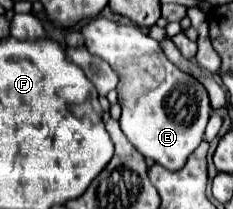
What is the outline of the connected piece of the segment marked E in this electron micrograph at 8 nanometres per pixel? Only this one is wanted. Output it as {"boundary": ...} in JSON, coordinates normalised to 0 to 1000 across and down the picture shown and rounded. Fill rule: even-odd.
{"boundary":[[[399,86],[356,124],[365,230],[442,278],[511,364],[502,459],[519,498],[519,622],[545,670],[657,775],[768,813],[803,746],[863,689],[906,545],[897,450],[863,392],[717,287],[674,191],[639,182],[579,115],[511,115],[459,86]],[[648,392],[682,392],[648,421]]]}

